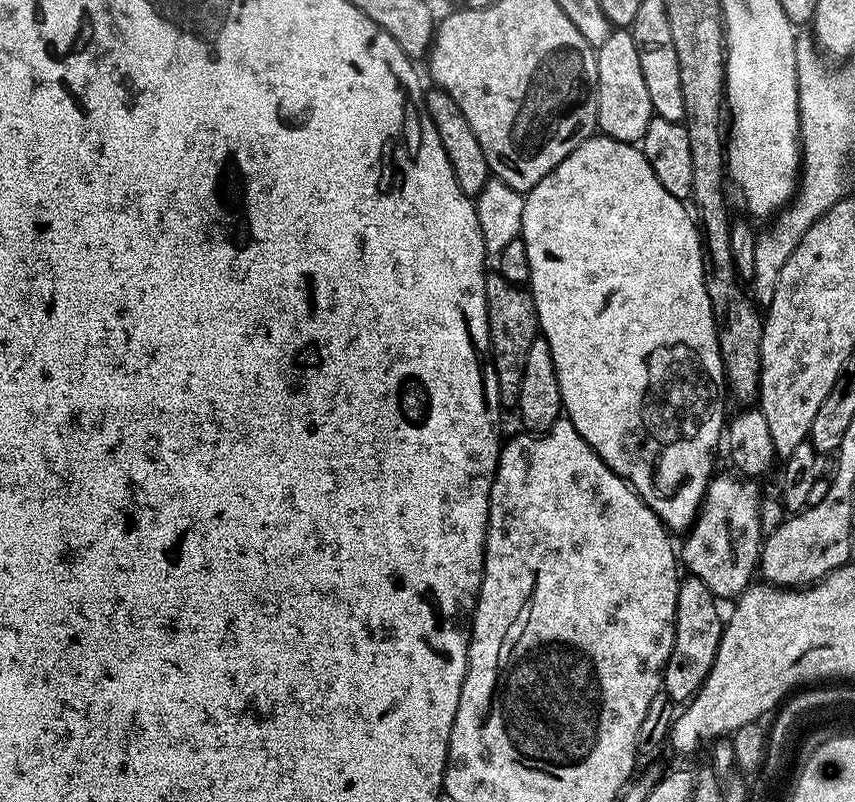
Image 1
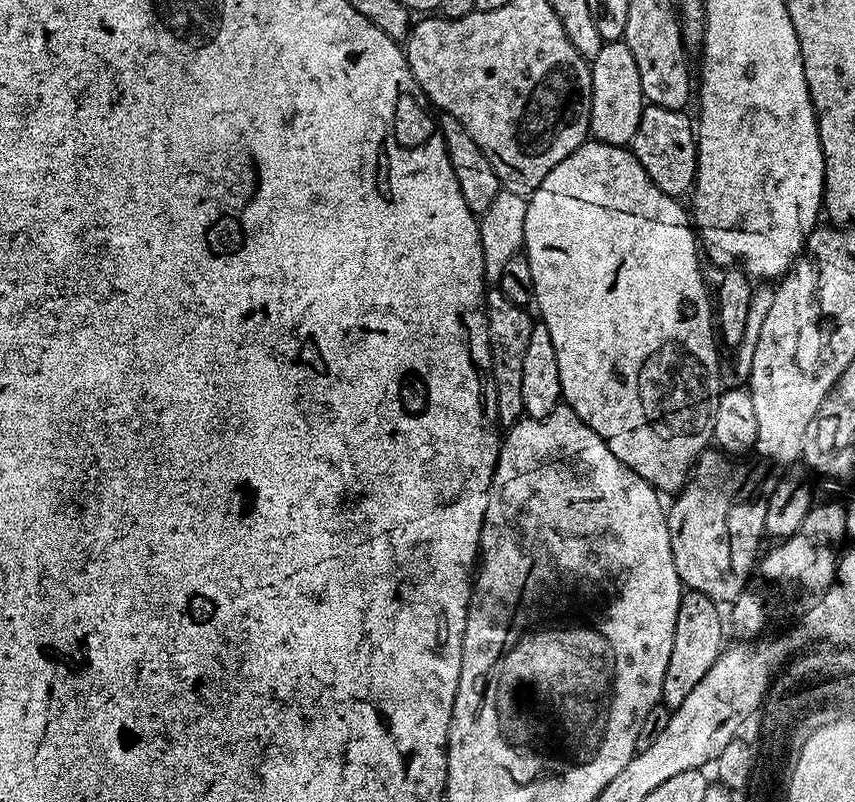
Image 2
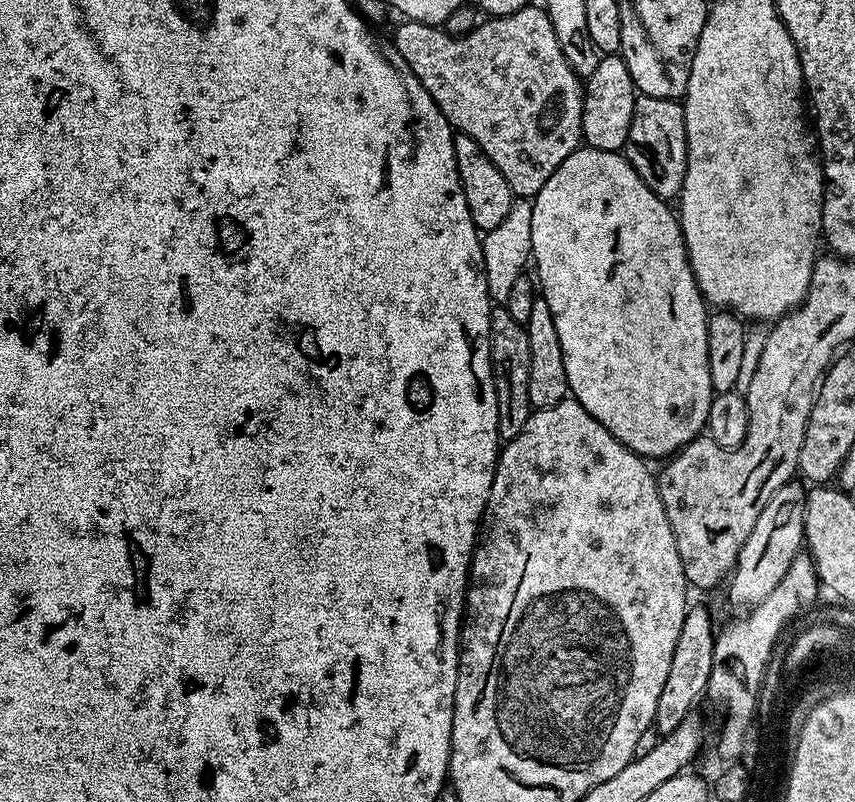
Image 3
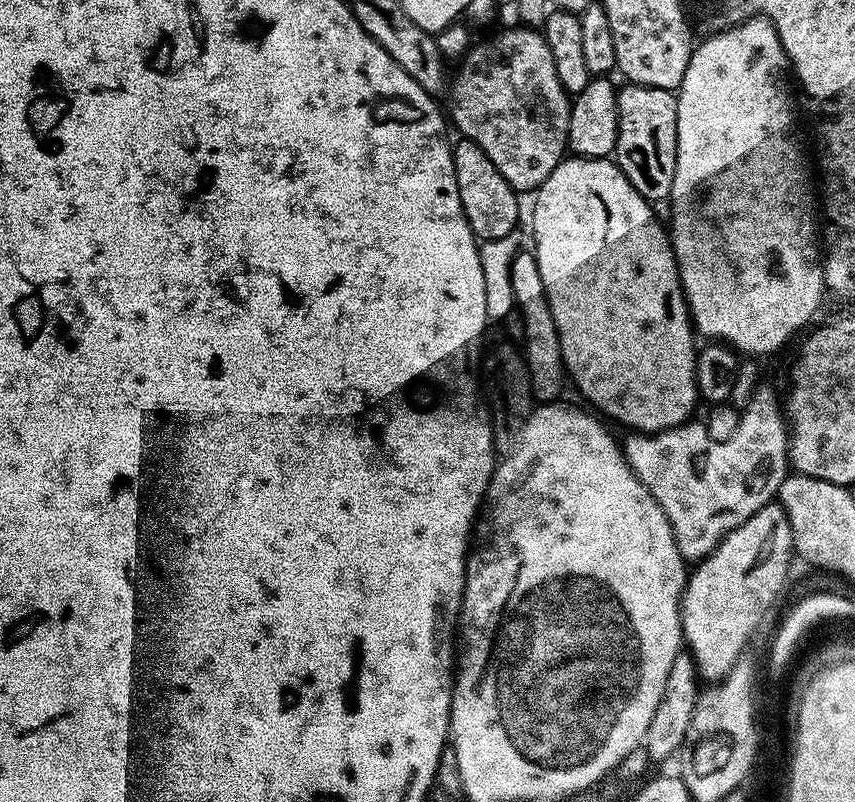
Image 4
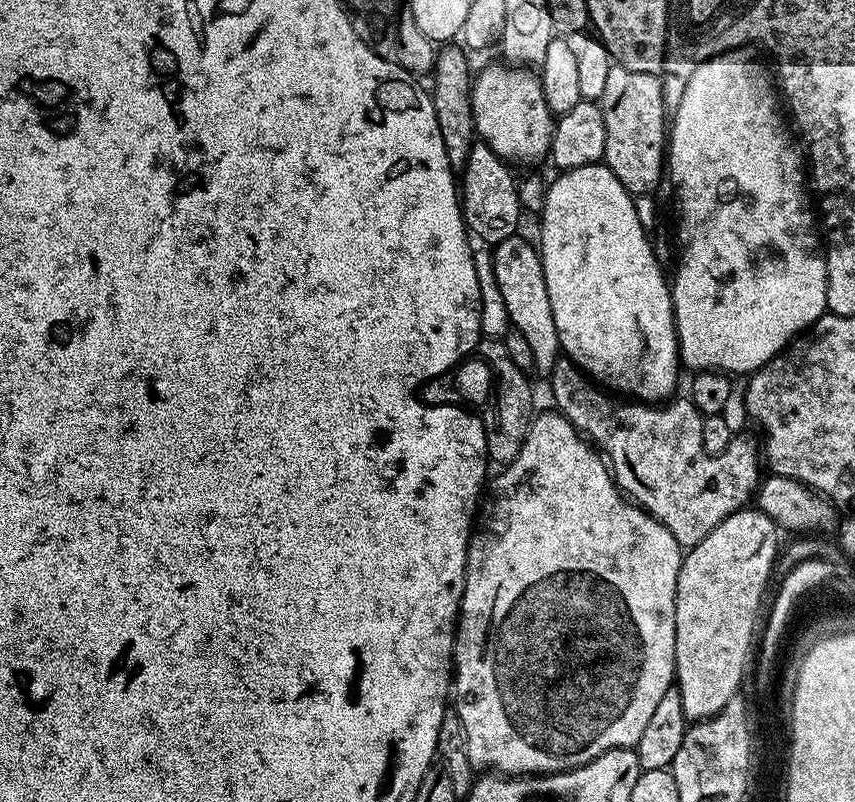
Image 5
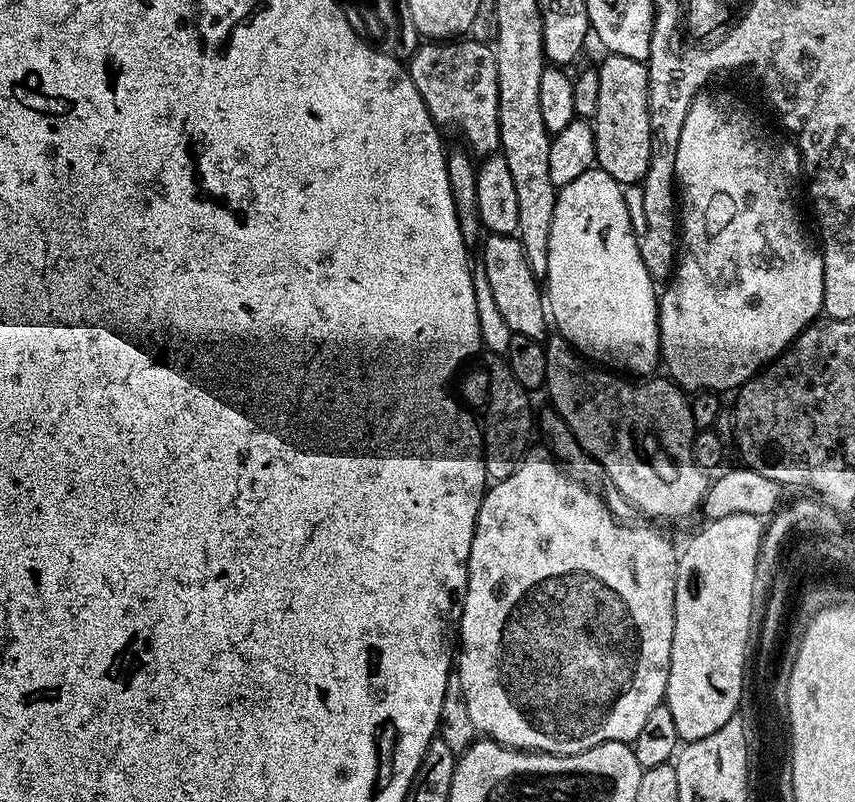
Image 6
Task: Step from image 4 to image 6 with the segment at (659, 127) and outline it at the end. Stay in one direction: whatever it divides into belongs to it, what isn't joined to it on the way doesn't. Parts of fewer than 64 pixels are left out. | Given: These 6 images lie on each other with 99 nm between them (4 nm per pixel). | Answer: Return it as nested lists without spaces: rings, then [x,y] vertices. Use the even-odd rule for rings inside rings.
[[[611,54],[598,64],[596,164],[622,186],[639,185],[650,166],[652,131],[648,109],[648,66],[645,61]]]

